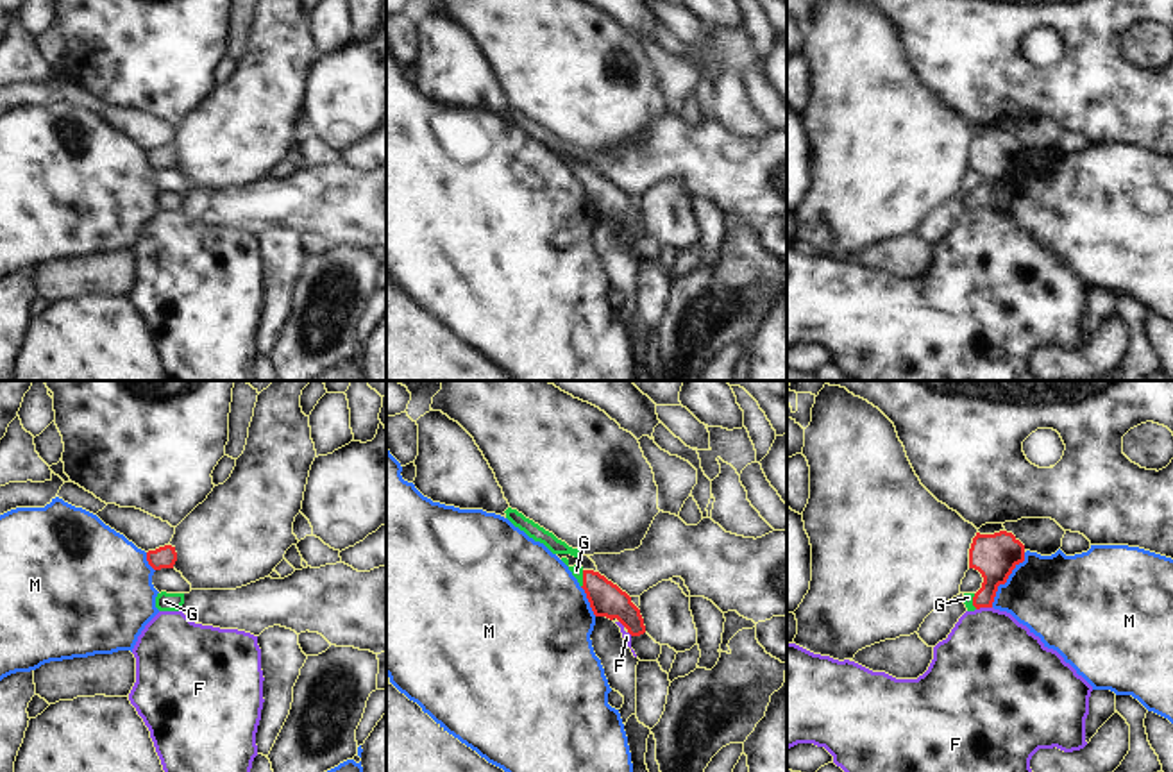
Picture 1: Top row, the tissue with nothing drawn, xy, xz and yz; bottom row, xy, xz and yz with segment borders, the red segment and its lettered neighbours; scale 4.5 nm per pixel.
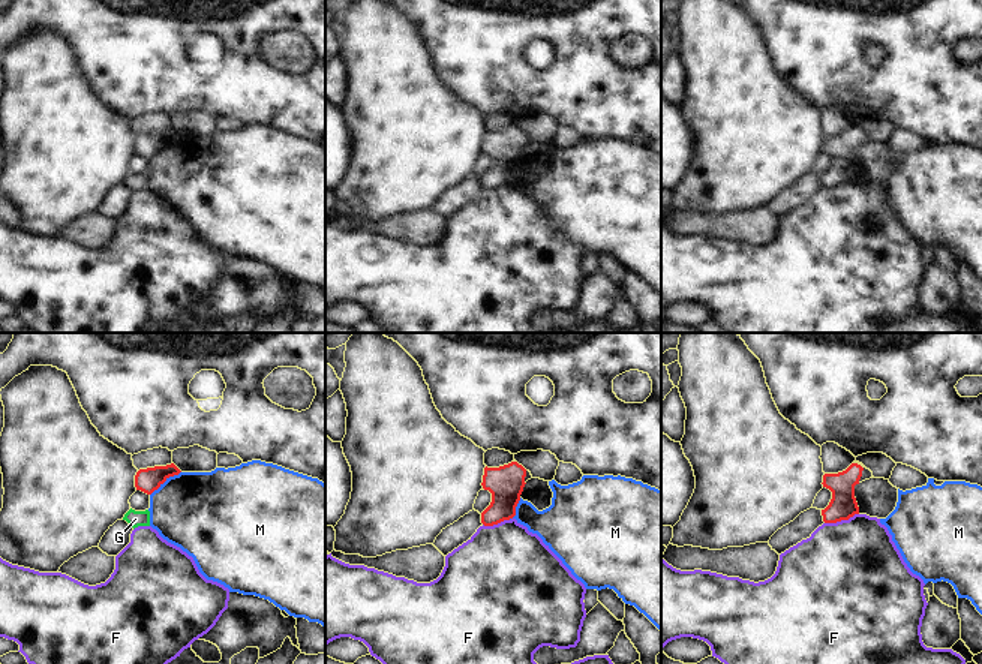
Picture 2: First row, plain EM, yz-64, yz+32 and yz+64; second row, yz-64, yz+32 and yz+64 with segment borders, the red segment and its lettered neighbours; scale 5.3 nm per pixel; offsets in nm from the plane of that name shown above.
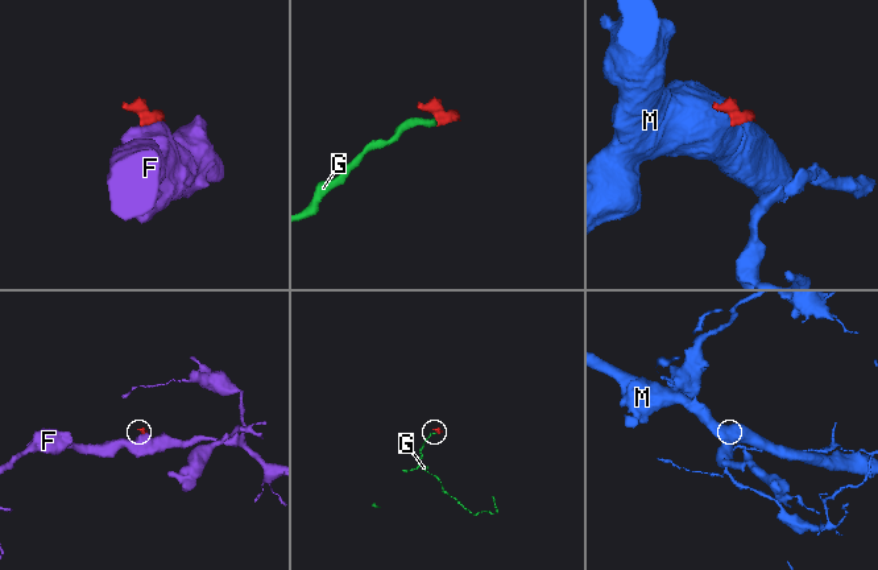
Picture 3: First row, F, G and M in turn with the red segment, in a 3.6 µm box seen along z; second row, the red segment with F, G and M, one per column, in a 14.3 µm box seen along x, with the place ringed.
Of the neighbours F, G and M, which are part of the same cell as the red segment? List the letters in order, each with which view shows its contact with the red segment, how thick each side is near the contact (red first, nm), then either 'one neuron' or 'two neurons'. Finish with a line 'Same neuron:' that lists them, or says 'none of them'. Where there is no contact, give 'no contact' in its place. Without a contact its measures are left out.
F: contact in yz; calibres 200 and 440 nm; two neurons
G: contact in xz; calibres 160 and 50 nm; one neuron
M: contact in yz; calibres 200 and 380 nm; two neurons
Same neuron: G

